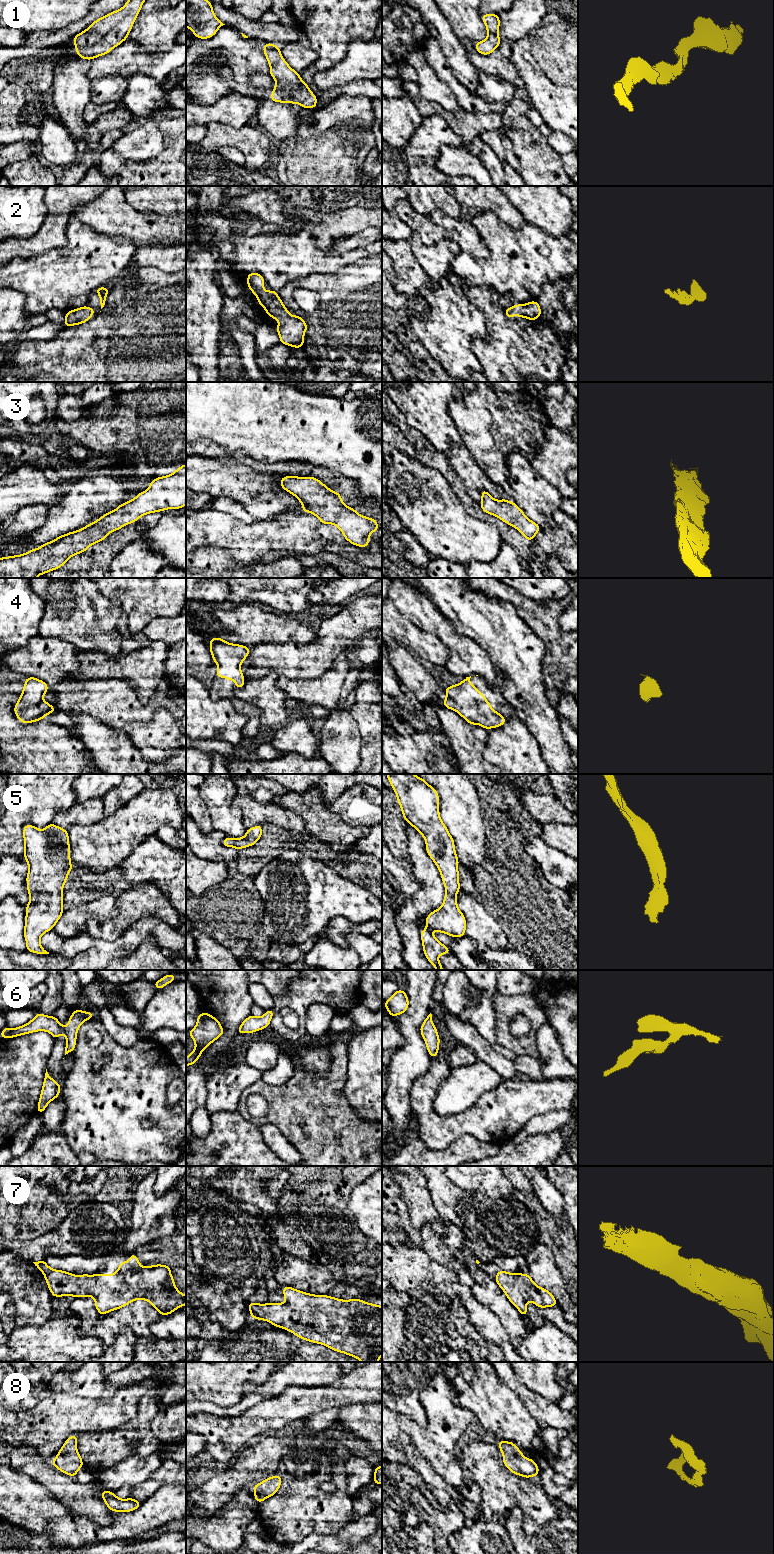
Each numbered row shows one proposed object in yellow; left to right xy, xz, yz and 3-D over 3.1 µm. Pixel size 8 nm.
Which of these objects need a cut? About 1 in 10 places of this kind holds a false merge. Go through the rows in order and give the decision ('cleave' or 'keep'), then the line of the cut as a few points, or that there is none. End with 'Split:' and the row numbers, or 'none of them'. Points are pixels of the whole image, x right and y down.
1: keep; no cut
2: keep; no cut
3: keep; no cut
4: keep; no cut
5: keep; no cut
6: keep; no cut
7: keep; no cut
8: keep; no cut
Split: none of them

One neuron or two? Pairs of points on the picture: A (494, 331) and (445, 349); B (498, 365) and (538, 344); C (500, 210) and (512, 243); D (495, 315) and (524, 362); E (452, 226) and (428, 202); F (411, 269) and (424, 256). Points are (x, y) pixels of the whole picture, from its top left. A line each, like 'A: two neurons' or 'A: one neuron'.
A: two neurons
B: one neuron
C: two neurons
D: one neuron
E: two neurons
F: two neurons

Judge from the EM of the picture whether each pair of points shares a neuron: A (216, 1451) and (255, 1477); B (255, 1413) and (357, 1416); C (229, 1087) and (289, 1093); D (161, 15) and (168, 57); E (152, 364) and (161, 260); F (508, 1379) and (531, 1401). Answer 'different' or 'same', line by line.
A: different
B: different
C: different
D: different
E: different
F: same

